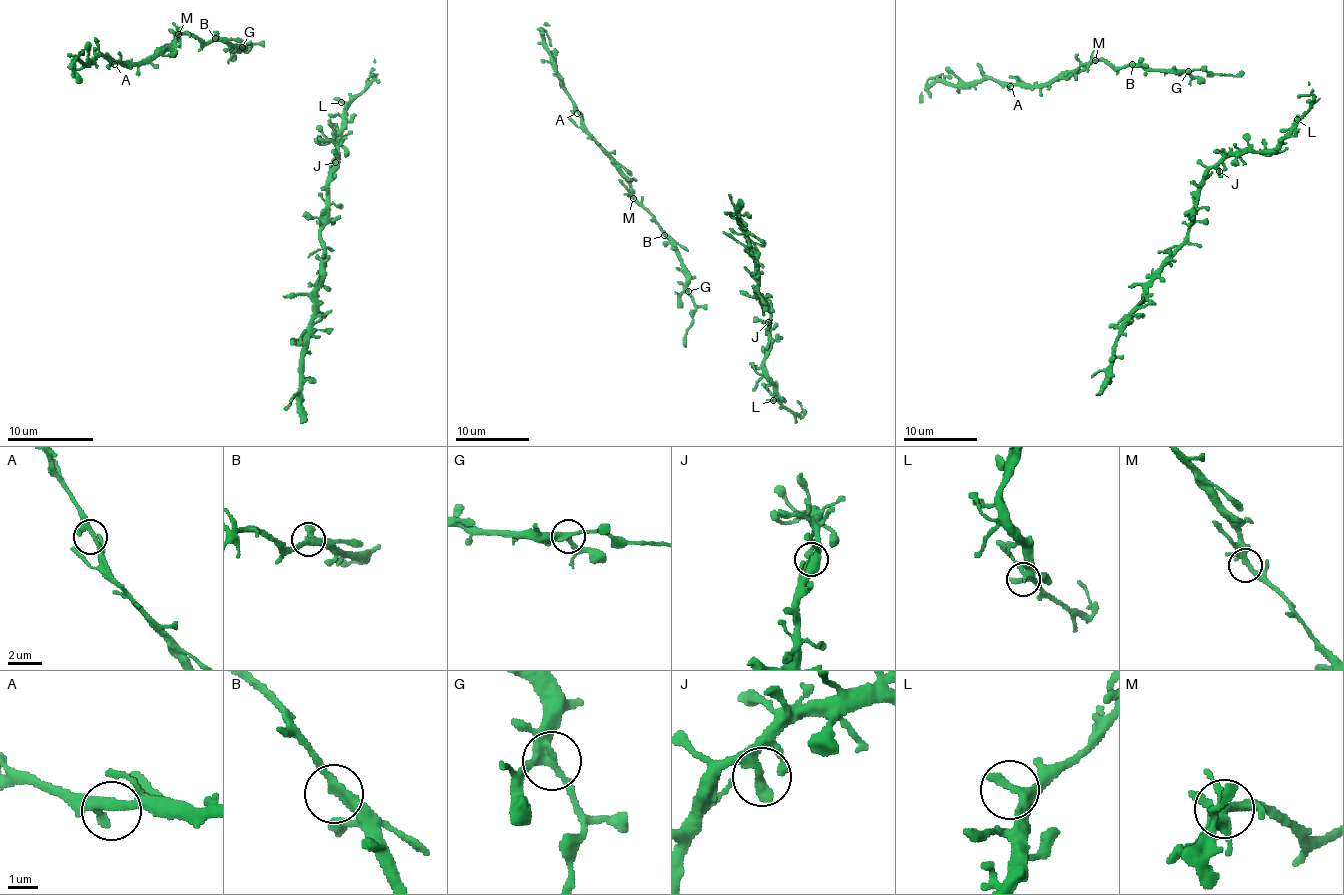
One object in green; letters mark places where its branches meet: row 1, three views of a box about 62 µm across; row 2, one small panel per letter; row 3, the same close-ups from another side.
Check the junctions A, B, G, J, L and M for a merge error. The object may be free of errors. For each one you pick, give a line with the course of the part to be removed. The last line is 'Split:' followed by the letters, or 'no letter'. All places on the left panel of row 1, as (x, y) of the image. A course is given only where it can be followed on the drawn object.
Split: G

